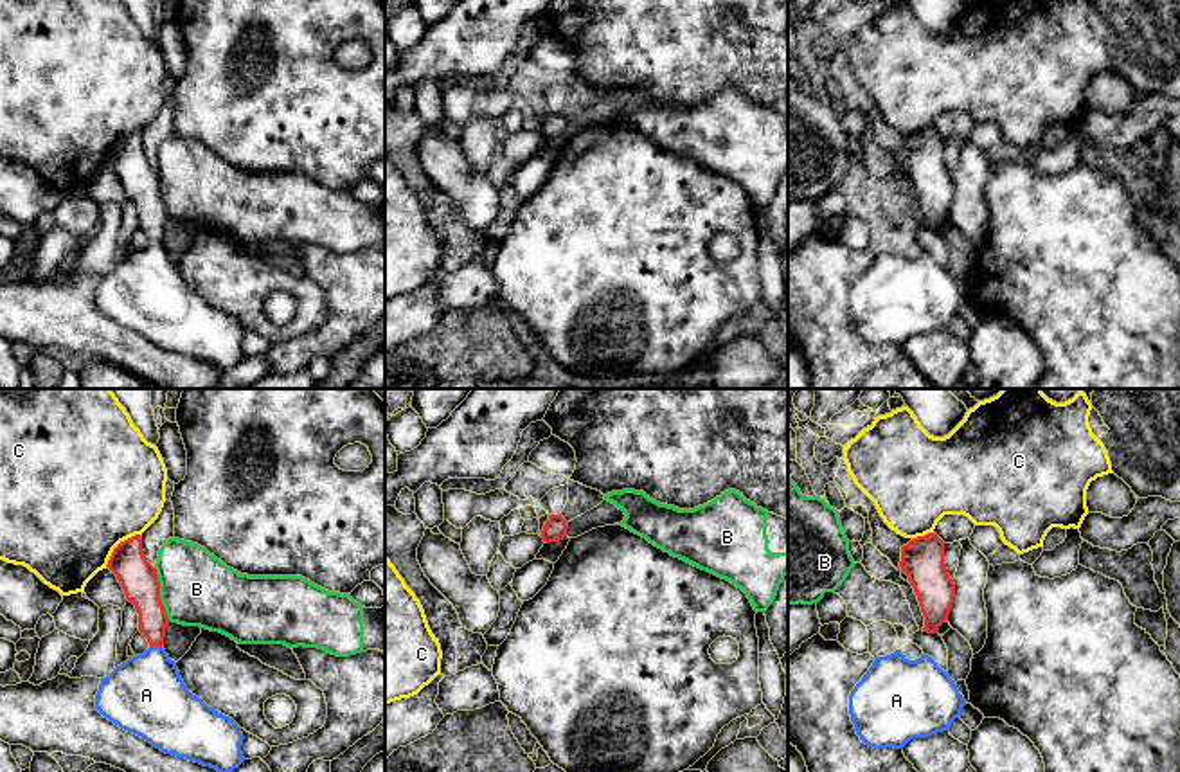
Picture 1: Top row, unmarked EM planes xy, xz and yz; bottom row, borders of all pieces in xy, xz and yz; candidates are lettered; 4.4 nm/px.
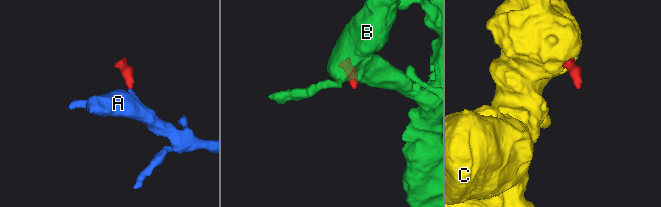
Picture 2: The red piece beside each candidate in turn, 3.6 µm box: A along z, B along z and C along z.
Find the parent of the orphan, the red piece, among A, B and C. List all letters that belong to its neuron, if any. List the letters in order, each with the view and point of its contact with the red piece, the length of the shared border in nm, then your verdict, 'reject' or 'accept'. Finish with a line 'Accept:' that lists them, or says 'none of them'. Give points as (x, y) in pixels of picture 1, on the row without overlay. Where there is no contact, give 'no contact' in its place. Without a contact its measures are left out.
A: xy (155, 242) | 60 nm | accept
B: xy (159, 191) | 260 nm | reject
C: xy (117, 143) | 220 nm | reject
Accept: A

